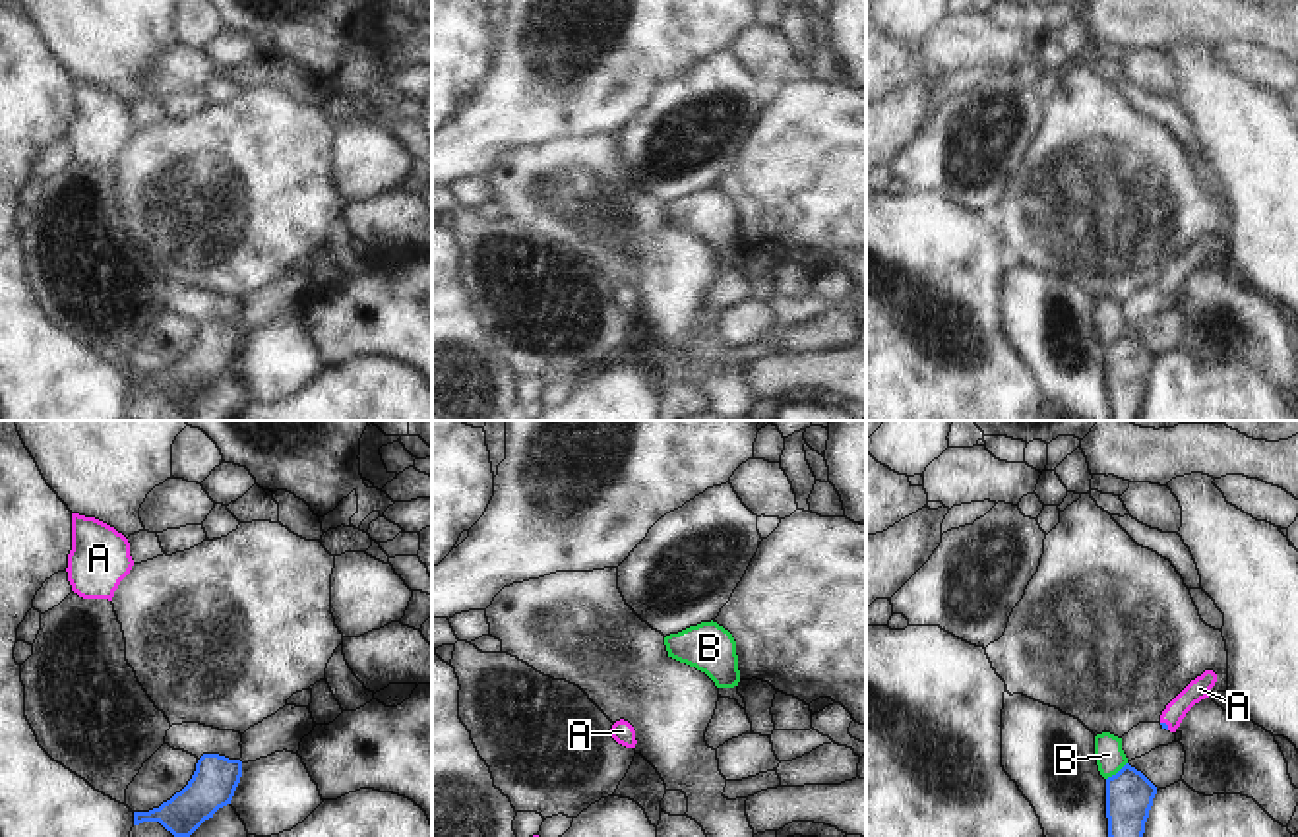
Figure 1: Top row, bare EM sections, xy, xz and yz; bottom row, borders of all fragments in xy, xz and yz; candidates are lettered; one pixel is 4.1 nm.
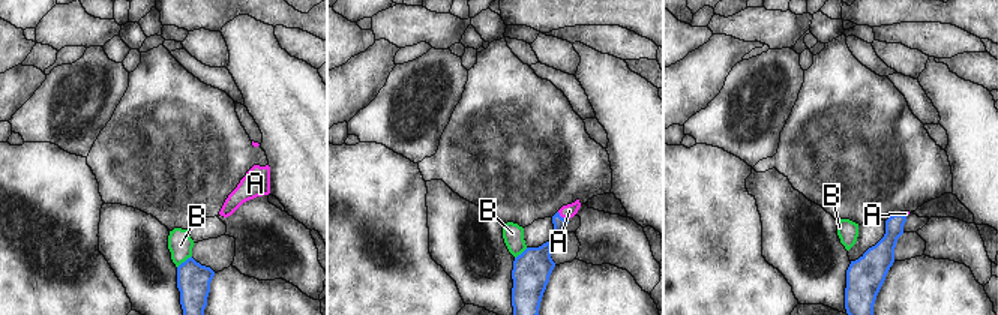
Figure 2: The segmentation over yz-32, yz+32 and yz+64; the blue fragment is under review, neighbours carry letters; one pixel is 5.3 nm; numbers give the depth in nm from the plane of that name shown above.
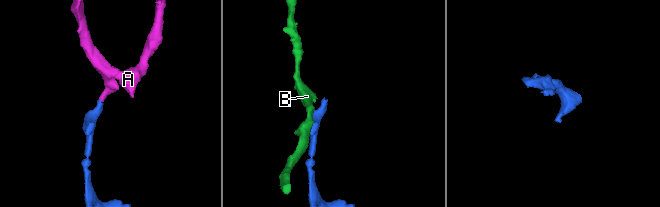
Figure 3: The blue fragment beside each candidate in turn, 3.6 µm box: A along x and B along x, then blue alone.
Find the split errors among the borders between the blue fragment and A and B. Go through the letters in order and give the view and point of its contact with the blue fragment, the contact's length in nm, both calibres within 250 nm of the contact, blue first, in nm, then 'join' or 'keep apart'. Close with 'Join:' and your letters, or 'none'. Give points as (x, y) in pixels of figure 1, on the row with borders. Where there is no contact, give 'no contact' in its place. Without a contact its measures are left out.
A: meets blue in yz at (1167, 725); contact 50 nm long; 20 nm thick on the blue side, 90 nm on the other; join
B: meets blue in yz at (1118, 772); contact 120 nm long; 190 nm thick on the blue side, 120 nm on the other; keep apart
Join: A

